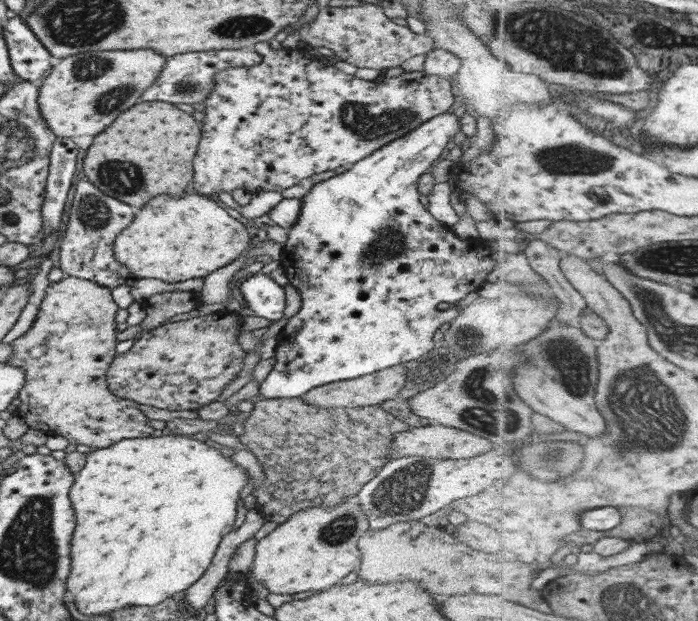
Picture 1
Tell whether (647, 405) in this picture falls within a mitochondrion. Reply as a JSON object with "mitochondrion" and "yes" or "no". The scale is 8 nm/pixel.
{"mitochondrion":"yes"}

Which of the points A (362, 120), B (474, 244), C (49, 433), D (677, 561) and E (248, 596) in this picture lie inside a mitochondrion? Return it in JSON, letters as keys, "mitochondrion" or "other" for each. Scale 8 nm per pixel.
{"A":"mitochondrion","B":"other","C":"other","D":"other","E":"other"}

